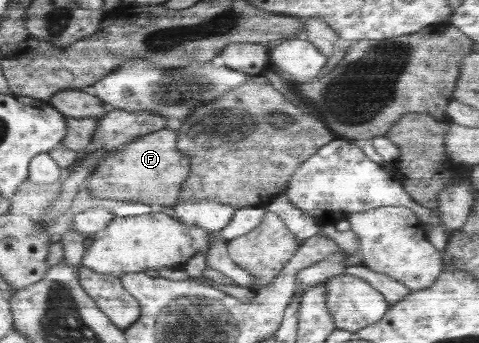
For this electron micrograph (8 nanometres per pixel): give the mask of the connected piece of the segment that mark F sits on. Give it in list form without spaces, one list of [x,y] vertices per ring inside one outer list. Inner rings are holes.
[[[169,126],[145,136],[137,136],[114,153],[109,153],[100,164],[93,183],[87,191],[98,202],[134,202],[171,208],[189,172],[189,159],[176,149],[175,127]]]

